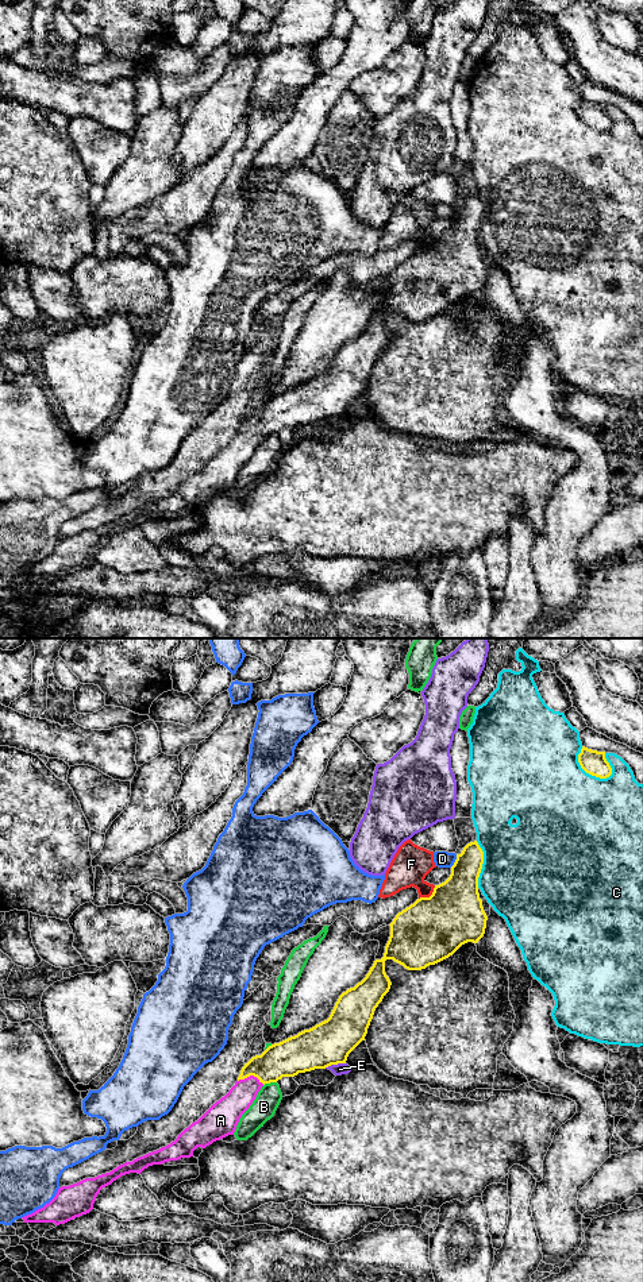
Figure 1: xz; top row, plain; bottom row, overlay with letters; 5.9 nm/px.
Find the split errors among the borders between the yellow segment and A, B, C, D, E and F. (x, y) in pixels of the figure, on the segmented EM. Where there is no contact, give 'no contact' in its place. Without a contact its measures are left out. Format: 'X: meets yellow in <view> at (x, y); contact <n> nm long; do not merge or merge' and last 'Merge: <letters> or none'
A: meets yellow in xz at (251, 1074); contact 160 nm long; merge
B: meets yellow in xz at (269, 1082); contact 80 nm long; do not merge
C: meets yellow in xz at (586, 772); contact 260 nm long; do not merge
D: meets yellow in xz at (455, 861); contact 90 nm long; do not merge
E: meets yellow in xz at (334, 1064); contact 130 nm long; do not merge
F: meets yellow in xz at (430, 896); contact 130 nm long; do not merge
Merge: A

